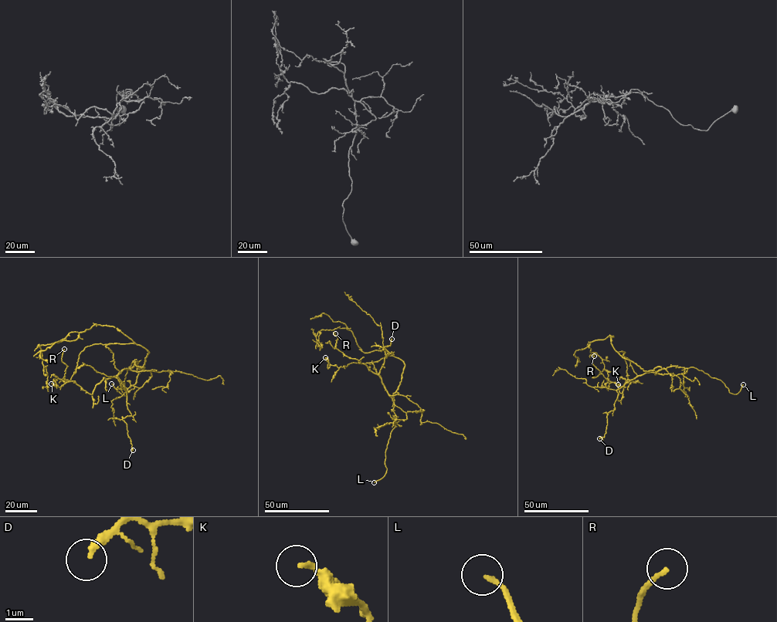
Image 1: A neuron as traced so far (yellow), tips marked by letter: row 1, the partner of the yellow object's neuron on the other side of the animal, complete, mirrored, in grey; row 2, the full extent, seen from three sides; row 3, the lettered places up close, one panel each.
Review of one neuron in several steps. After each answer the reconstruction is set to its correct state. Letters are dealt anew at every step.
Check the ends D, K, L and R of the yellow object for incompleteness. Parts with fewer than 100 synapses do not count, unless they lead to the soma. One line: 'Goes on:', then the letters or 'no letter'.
Goes on: L

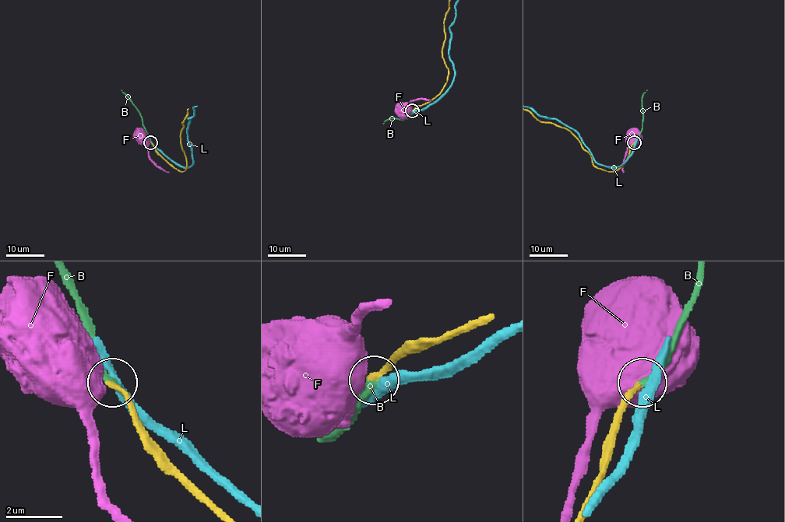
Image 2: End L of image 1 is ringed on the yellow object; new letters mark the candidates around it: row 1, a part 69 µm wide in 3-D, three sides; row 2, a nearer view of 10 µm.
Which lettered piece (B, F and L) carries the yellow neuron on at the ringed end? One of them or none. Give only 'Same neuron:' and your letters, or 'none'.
Same neuron: B

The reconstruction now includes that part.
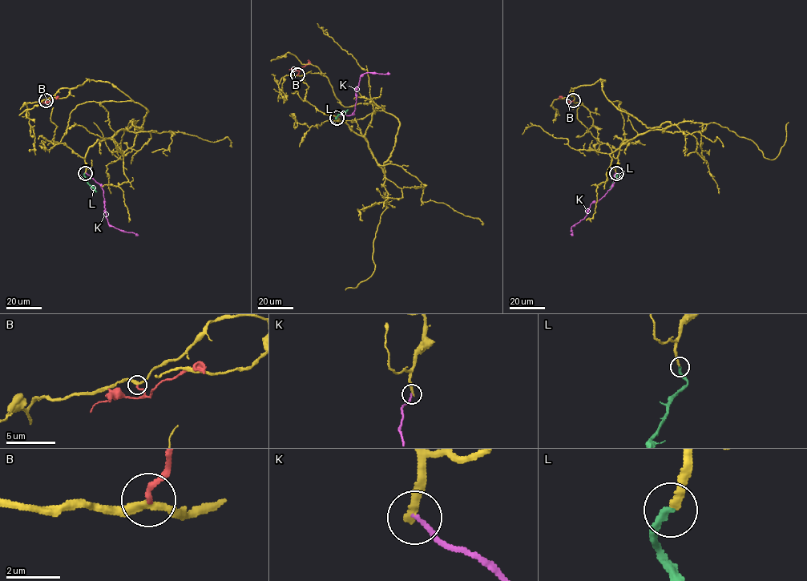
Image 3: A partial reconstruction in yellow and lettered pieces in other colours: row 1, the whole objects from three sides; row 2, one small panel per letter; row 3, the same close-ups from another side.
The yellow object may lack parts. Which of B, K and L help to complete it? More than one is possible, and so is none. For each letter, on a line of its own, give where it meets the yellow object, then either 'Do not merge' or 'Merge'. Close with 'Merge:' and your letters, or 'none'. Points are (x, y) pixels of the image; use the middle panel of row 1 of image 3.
B: Touches yellow at (297, 74). Do not merge
K: Touches yellow at (337, 117). Do not merge
L: Touches yellow at (336, 118). Merge
Merge: L

